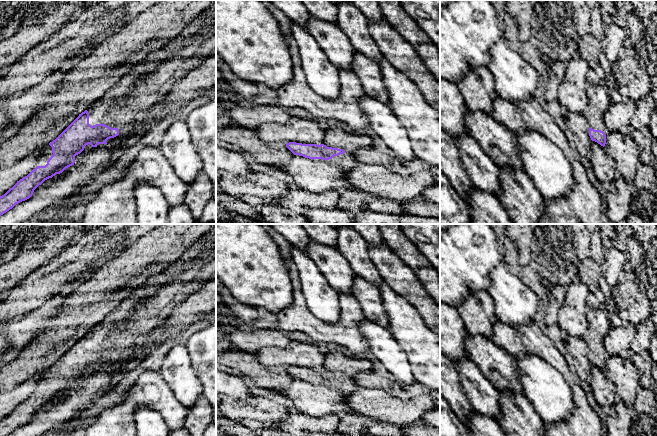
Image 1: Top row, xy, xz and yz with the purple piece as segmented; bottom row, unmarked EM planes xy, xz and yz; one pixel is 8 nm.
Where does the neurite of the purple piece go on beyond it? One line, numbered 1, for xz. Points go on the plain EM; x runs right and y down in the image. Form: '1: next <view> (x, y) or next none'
1: next xz (346, 385)

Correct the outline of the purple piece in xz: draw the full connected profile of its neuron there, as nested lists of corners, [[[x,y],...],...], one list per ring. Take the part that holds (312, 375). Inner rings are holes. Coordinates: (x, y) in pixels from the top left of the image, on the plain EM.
[[[296,366],[286,367],[286,371],[294,378],[312,383],[314,385],[326,385],[339,391],[349,394],[358,390],[359,387],[353,380],[352,376],[343,373],[327,371],[320,368],[302,368]]]

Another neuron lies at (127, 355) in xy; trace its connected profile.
[[[137,343],[119,351],[119,359],[110,362],[105,368],[92,371],[90,368],[75,380],[75,387],[62,397],[45,404],[33,416],[33,419],[7,436],[43,436],[61,427],[72,418],[78,416],[97,398],[109,391],[115,379],[120,379],[122,373],[118,371],[124,363],[129,368],[135,368],[139,363],[135,358]]]

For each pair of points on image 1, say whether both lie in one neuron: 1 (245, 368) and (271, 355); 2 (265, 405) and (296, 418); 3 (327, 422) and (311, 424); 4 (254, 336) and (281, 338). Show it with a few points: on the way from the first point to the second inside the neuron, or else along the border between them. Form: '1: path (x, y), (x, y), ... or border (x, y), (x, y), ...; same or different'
1: border (254, 354), (262, 364), (281, 366); different
2: border (289, 409), (286, 416), (277, 425); different
3: path (323, 424), (315, 424); same
4: path (261, 338), (274, 338); same

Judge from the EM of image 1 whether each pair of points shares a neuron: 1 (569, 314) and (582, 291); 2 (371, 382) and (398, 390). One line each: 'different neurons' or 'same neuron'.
1: same neuron
2: same neuron

